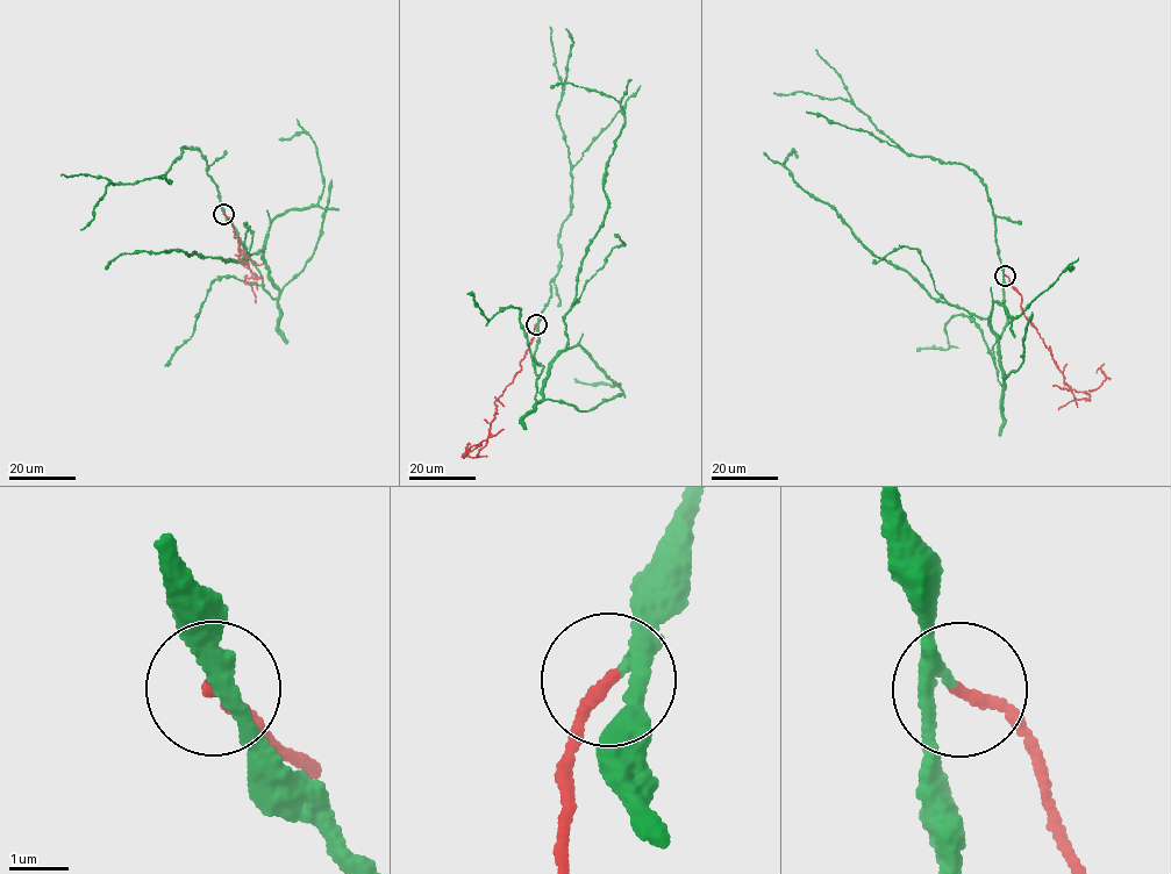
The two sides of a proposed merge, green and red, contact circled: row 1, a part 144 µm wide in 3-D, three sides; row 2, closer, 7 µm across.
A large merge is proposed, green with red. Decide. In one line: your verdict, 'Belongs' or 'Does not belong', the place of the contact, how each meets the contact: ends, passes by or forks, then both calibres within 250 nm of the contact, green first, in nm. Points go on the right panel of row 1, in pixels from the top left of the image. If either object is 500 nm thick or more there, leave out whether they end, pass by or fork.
Does not belong. Place: (1005, 276). At the ring green passes by. At the ring red ends. Thickness 240 nm (green) against 190 nm

